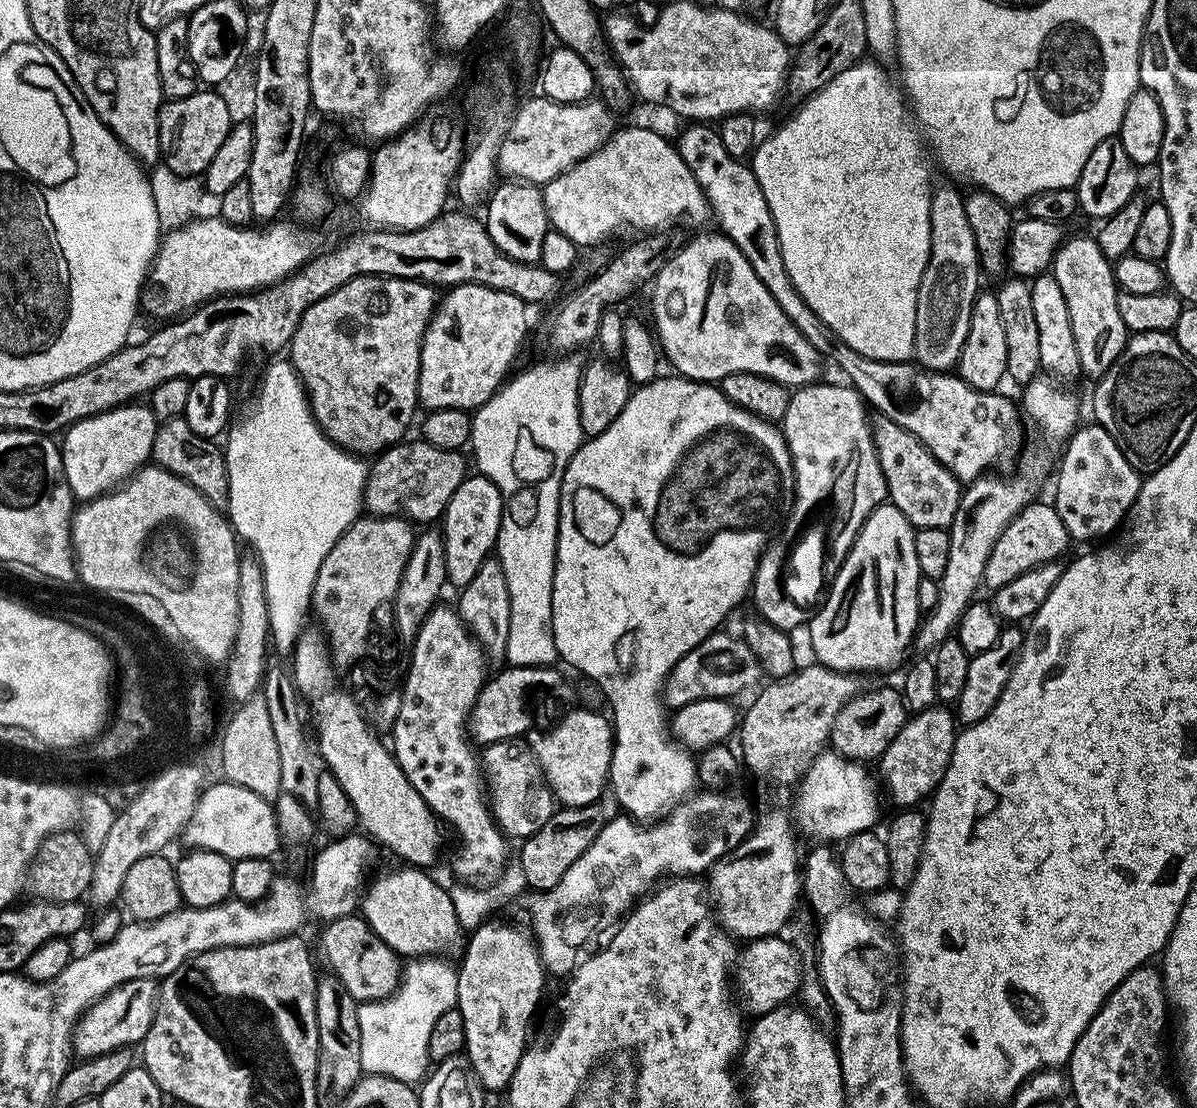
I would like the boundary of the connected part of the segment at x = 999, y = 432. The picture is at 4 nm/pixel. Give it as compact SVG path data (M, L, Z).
M708 124L687 126L678 139L680 157L686 166L690 166L698 186L702 186L711 215L720 223L719 231L731 238L742 254L746 254L746 262L754 266L754 274L758 274L762 286L766 286L774 302L782 306L782 314L798 326L798 334L802 334L802 338L806 338L806 342L810 342L825 361L833 360L848 375L847 383L871 407L873 404L879 415L910 430L910 434L921 440L930 454L934 454L934 458L938 458L938 462L942 462L942 466L946 466L946 470L950 470L950 474L954 474L954 478L964 486L991 469L988 467L998 463L1008 451L1021 451L1021 417L1017 405L1015 408L1006 397L999 396L999 391L979 392L951 371L929 372L912 362L866 358L846 346L846 342L842 342L842 338L838 338L838 334L834 334L834 330L830 330L830 326L826 326L794 290L782 262L782 250L766 194L762 194L762 186L751 167L730 156L715 127Z

